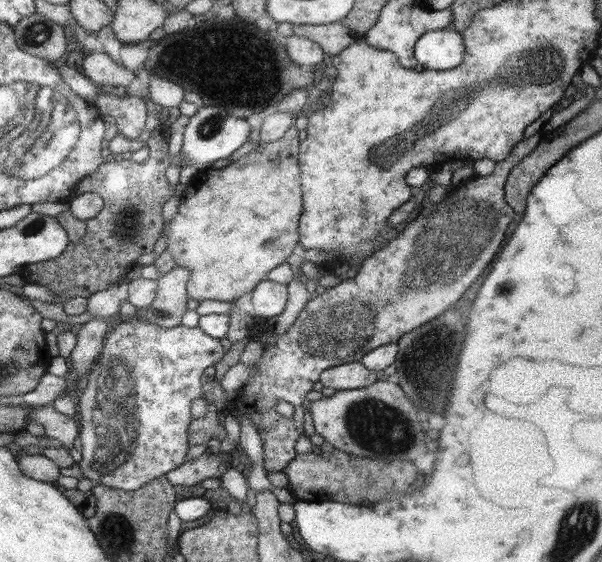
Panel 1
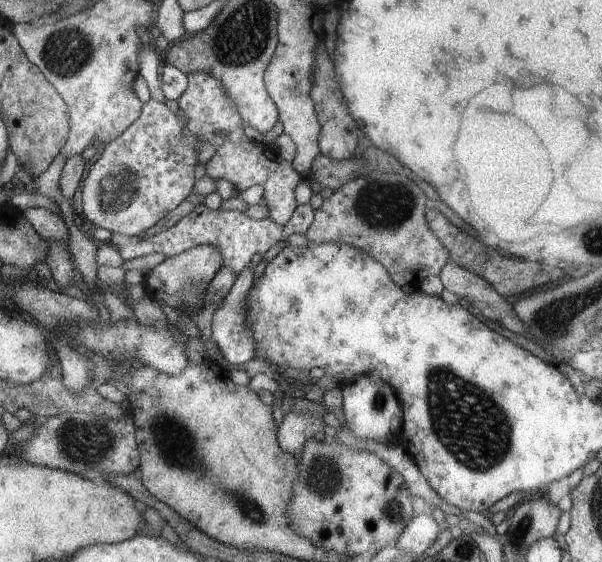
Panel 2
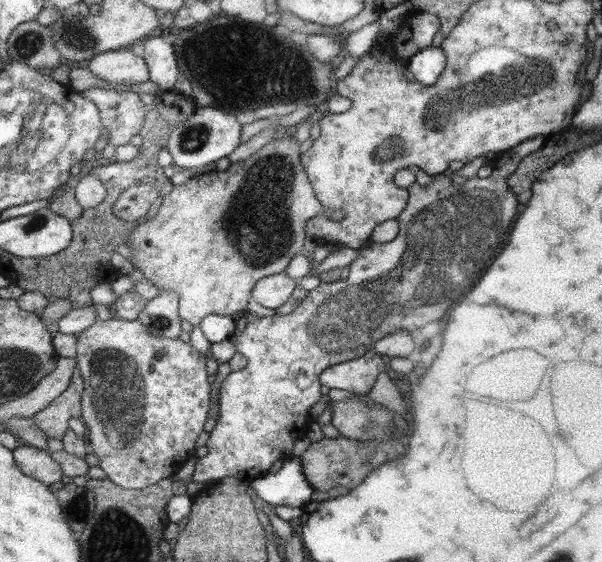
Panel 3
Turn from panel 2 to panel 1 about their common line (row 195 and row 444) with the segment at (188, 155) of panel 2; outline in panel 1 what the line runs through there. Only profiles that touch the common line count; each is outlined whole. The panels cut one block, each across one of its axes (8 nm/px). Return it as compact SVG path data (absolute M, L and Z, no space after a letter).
M137 317L120 322L116 327L111 328L103 337L103 346L99 351L96 360L94 361L95 368L87 378L87 386L80 392L80 395L75 397L76 419L79 427L78 437L81 443L81 459L77 463L81 478L87 478L94 485L102 484L111 488L121 489L124 491L134 491L137 488L143 487L147 482L163 476L166 472L177 468L183 464L185 454L187 454L187 438L188 428L192 414L192 404L195 400L201 399L201 374L205 368L214 366L223 357L223 346L219 344L219 339L207 336L198 326L186 327L177 325L173 328L161 328L159 325L147 323L145 320Z

